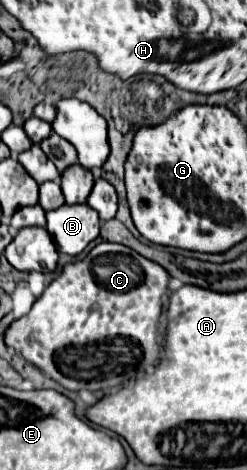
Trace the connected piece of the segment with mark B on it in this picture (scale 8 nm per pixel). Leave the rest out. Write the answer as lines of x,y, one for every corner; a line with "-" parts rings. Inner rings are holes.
88,204
60,206
46,212
48,232
56,248
68,256
80,254
92,240
96,240
100,226
98,214

